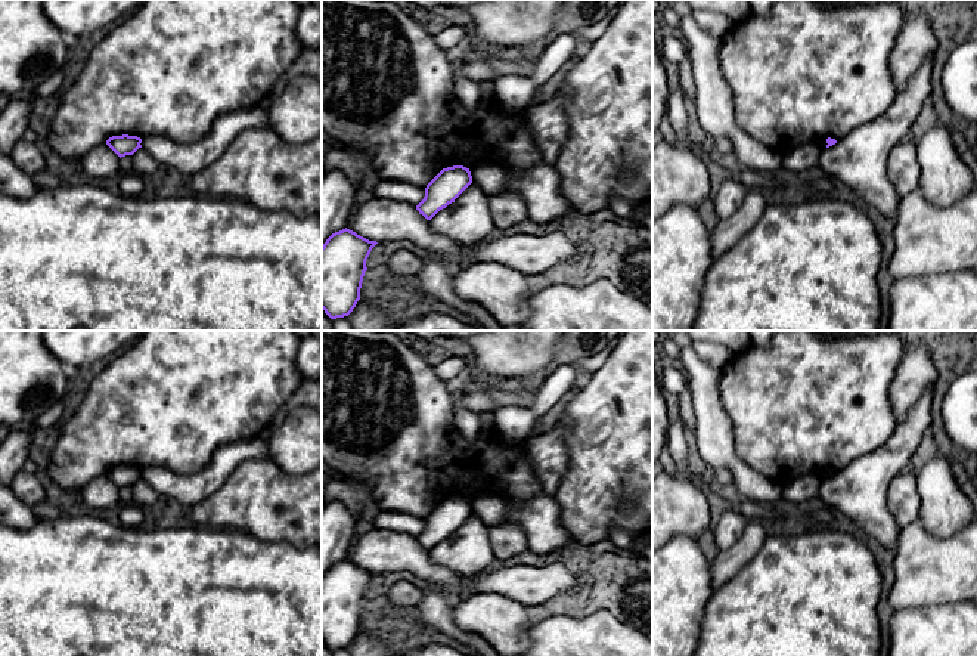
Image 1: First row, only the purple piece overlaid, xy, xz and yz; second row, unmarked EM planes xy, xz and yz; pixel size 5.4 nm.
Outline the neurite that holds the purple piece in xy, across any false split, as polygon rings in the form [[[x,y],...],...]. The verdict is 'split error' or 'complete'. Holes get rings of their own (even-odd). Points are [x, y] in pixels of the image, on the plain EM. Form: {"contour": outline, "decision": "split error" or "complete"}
{"contour": [[[112,467],[106,471],[106,476],[121,489],[125,486],[133,486],[139,479],[142,479],[142,470],[137,467]]], "decision": "complete"}

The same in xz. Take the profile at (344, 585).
{"contour": [[[350,560],[332,564],[322,576],[322,640],[331,650],[348,647],[360,631],[366,591],[376,576]]], "decision": "complete"}

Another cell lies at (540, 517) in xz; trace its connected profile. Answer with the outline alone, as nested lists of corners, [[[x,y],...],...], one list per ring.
[[[545,492],[522,504],[511,504],[490,493],[478,495],[469,502],[472,513],[487,526],[506,520],[519,525],[536,554],[548,554],[576,541],[561,525],[561,505]]]

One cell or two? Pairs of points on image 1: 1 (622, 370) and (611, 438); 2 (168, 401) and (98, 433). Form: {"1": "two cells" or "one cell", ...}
{"1": "one cell", "2": "one cell"}

